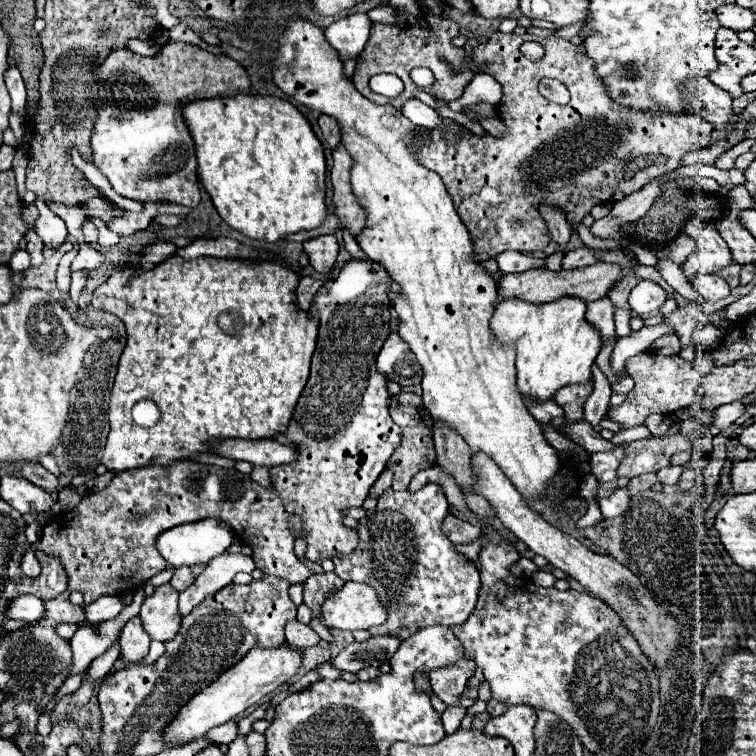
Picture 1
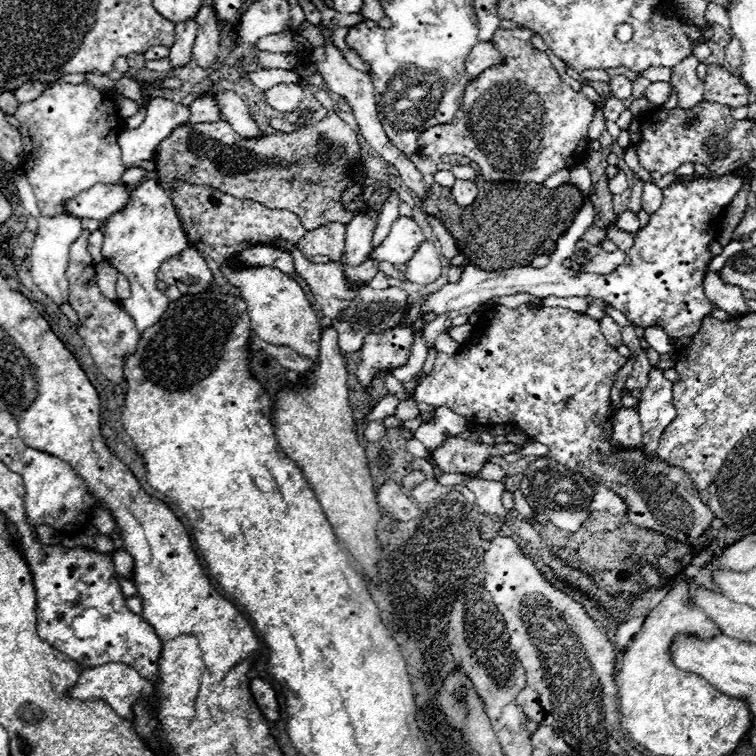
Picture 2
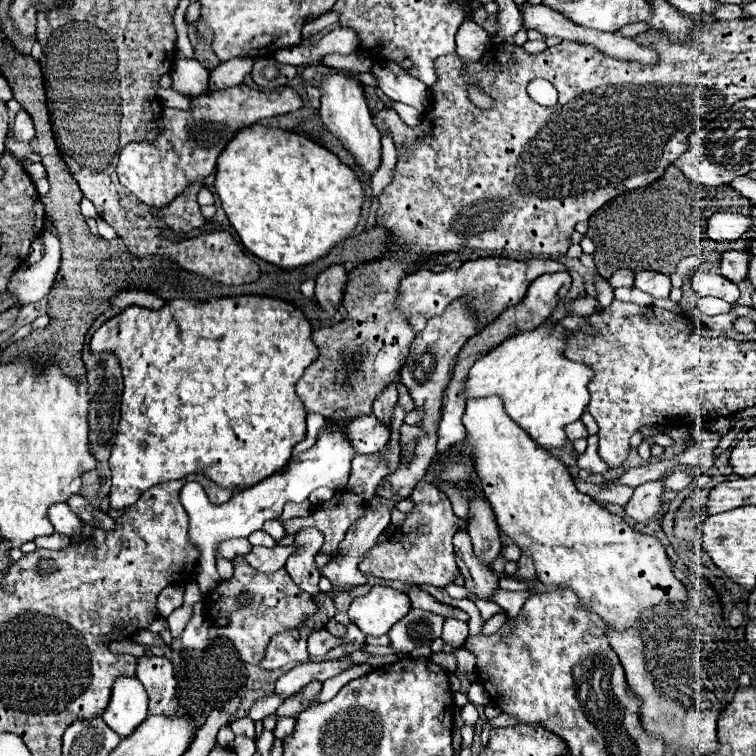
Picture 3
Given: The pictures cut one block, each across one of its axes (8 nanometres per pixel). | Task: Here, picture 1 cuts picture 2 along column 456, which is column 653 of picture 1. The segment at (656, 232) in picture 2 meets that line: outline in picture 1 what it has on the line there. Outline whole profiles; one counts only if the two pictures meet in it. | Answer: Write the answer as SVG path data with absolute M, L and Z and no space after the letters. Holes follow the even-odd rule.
M640 280L630 292L630 308L636 314L650 314L658 310L666 300L666 292L652 280Z

